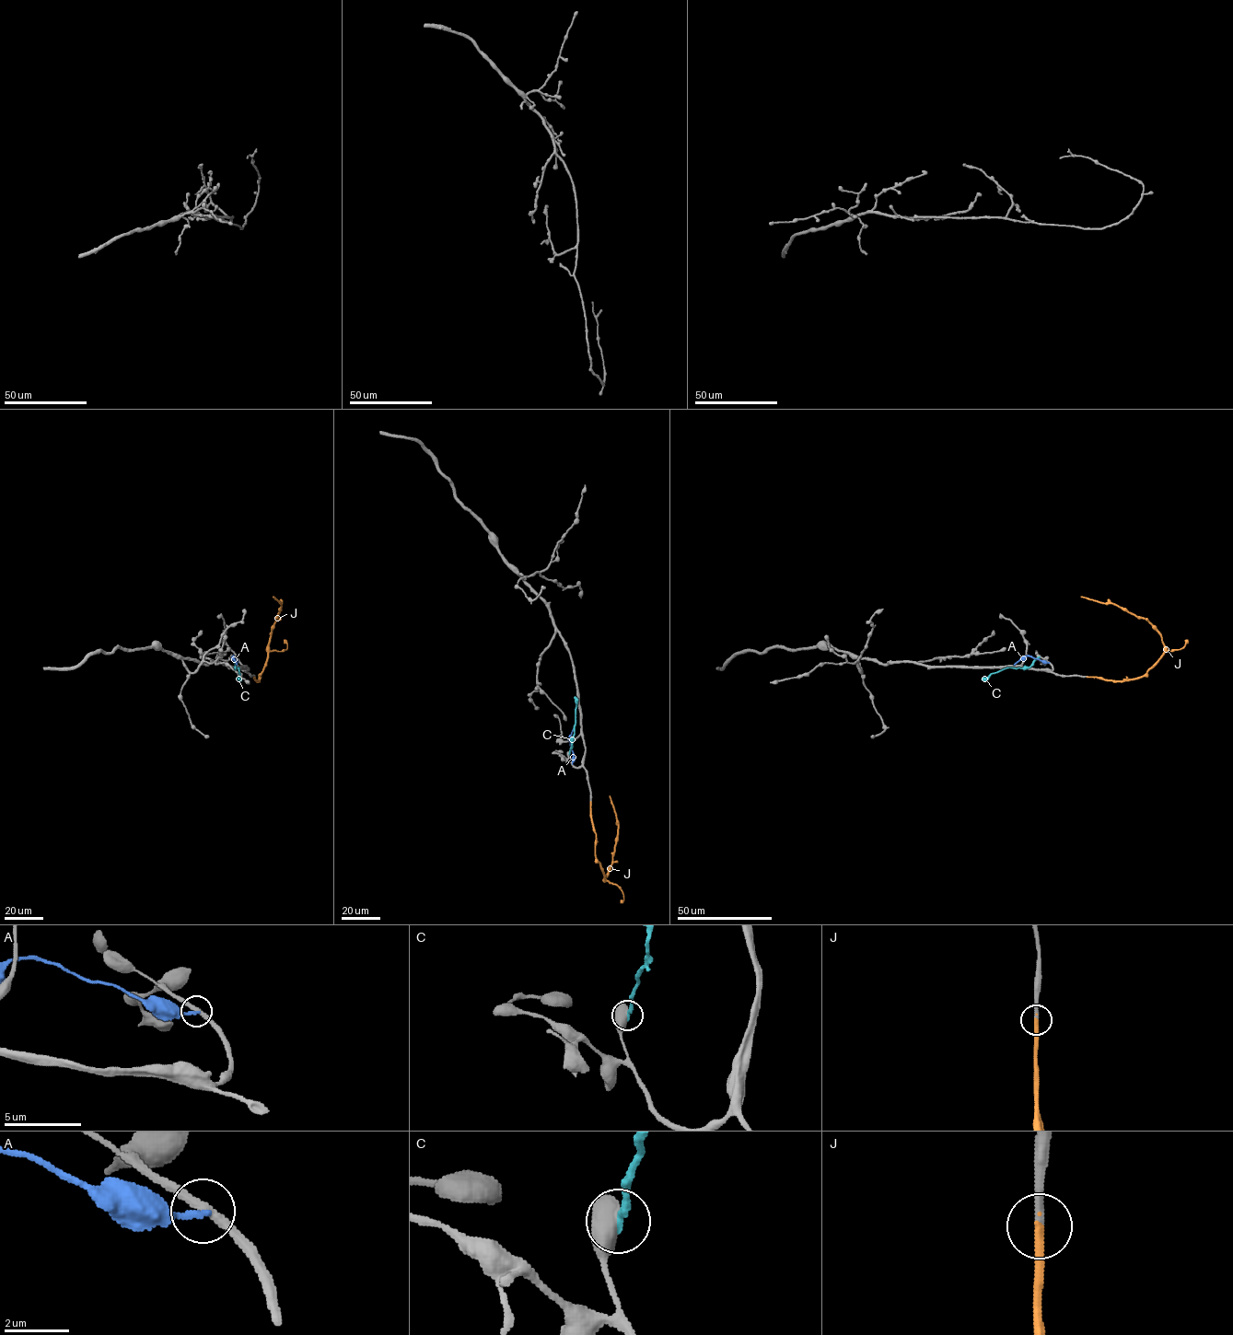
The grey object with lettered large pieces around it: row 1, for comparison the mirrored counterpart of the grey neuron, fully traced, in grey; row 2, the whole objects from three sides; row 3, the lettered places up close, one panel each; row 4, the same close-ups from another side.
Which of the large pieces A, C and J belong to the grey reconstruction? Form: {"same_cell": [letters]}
{"same_cell": ["J"]}

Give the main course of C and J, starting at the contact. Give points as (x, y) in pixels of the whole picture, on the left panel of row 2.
C: (232, 656), (235, 667), (238, 667), (238, 679)
J: (254, 677), (260, 681), (259, 675), (268, 657), (272, 627), (282, 605), (273, 597)

